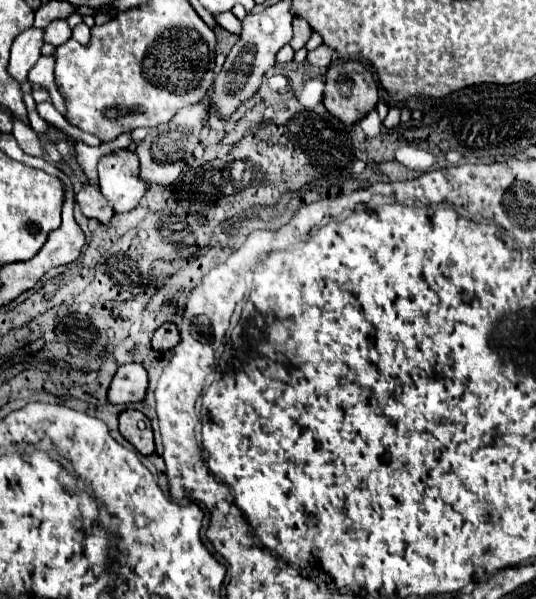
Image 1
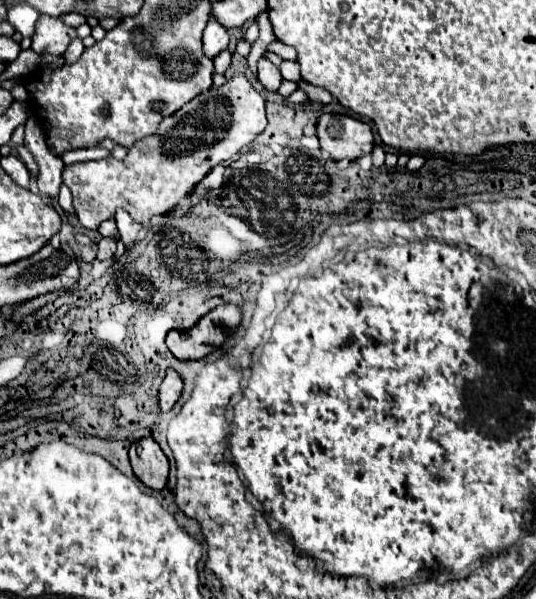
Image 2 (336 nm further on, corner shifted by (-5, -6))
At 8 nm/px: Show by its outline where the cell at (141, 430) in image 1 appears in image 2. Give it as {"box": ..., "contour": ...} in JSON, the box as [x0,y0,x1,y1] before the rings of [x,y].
{"box":[129,438,169,490],"contour":[[[141,438],[131,444],[129,458],[135,476],[149,488],[161,490],[167,482],[169,462],[153,438]]]}

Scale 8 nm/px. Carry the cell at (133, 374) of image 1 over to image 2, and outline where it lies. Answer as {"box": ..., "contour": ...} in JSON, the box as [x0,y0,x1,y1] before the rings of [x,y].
{"box":[159,370,183,414],"contour":[[[167,370],[167,376],[159,386],[159,412],[161,414],[165,414],[173,408],[181,390],[183,390],[183,380],[177,376],[175,370]]]}

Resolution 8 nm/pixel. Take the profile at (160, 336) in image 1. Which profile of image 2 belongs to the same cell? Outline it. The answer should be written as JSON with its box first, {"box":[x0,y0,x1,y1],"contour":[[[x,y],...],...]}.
{"box":[167,306,241,360],"contour":[[[219,306],[205,314],[199,324],[189,330],[171,330],[167,334],[167,348],[179,360],[199,360],[207,356],[213,346],[225,342],[227,334],[241,322],[239,306]]]}

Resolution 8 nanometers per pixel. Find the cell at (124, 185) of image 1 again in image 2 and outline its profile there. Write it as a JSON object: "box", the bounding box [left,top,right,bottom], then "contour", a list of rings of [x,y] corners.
{"box":[115,208,141,248],"contour":[[[123,208],[117,210],[115,214],[115,220],[117,220],[117,230],[119,230],[119,236],[123,240],[123,244],[129,248],[133,246],[133,242],[139,238],[139,230],[141,230],[141,224],[137,220],[133,220]]]}

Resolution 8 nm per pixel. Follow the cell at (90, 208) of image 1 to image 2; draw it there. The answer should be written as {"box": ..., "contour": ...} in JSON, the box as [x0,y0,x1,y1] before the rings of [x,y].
{"box":[97,236,115,260],"contour":[[[109,236],[109,238],[101,238],[97,242],[97,260],[109,260],[115,252],[115,238]]]}

